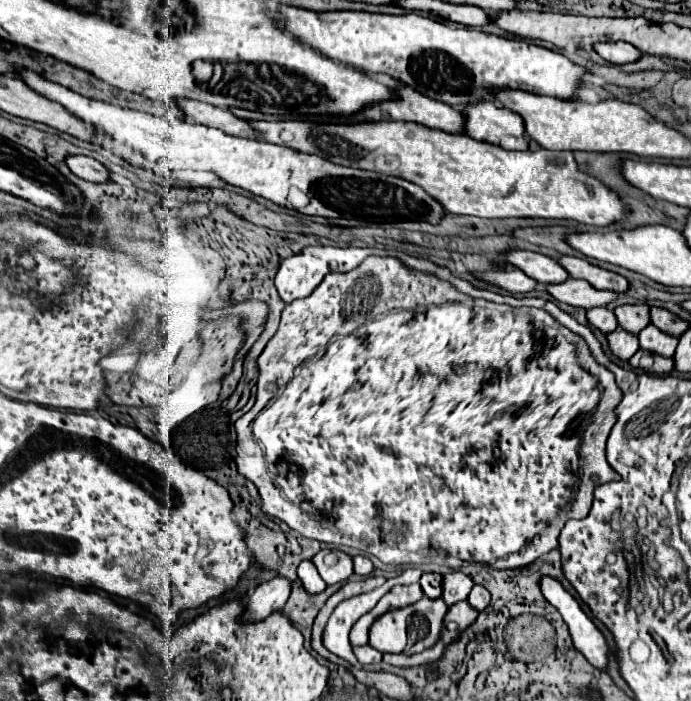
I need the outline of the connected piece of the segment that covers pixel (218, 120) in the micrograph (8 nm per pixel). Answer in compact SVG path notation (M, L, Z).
M178 101L178 107L188 115L188 119L192 119L200 125L216 127L216 129L220 129L228 135L236 135L236 137L260 139L260 133L256 129L252 129L248 121L238 119L228 109L212 107L208 103L198 103L198 101Z

